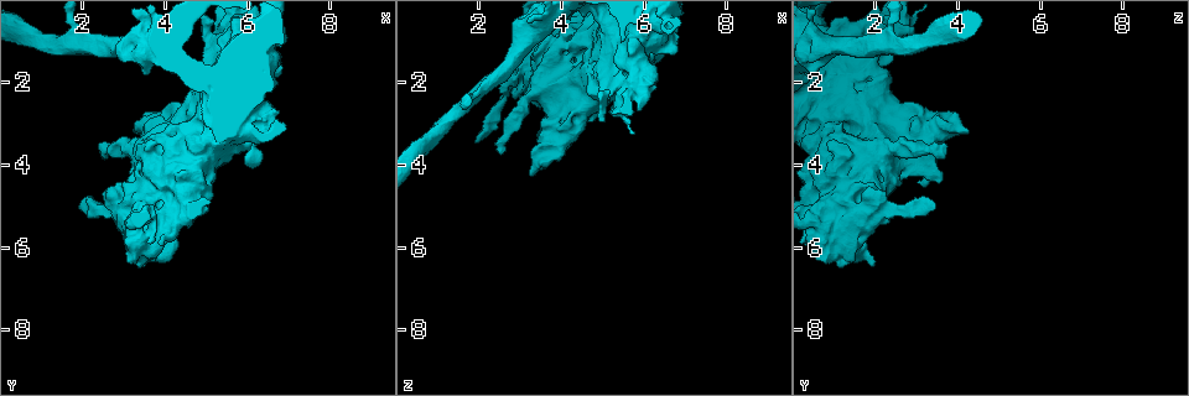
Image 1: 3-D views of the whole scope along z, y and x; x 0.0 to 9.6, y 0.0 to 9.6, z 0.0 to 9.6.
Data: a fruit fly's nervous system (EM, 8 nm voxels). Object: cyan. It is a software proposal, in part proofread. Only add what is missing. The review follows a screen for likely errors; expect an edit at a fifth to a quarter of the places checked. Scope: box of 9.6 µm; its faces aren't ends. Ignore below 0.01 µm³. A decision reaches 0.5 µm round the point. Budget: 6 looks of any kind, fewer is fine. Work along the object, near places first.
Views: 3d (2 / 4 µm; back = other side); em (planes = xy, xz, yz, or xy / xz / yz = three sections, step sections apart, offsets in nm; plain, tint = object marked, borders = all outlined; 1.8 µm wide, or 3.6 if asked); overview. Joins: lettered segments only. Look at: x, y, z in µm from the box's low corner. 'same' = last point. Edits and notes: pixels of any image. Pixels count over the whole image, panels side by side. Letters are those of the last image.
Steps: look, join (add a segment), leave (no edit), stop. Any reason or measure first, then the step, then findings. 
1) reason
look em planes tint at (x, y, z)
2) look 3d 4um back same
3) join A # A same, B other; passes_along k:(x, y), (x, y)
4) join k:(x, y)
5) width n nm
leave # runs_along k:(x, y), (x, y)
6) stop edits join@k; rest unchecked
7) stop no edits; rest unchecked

sudden change in width
look em 3.6um planes borders at (5.55, 1.65, 1.10)

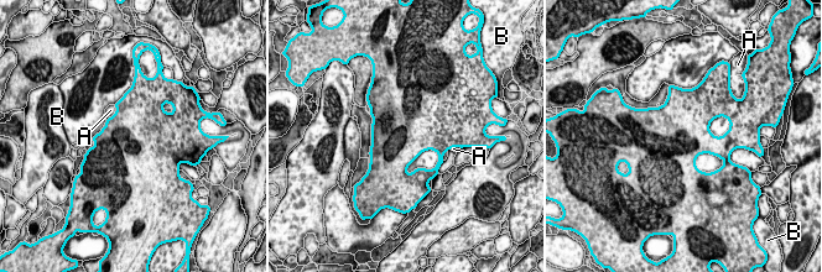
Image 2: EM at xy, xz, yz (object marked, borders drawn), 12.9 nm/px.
width 850 nm
leave # A other, B other; border 2:(721, 157), (701, 153), (695, 166); none of them fits

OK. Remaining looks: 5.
calibre changes
look 3d 4um at (3.45, 3.10, 3.95)

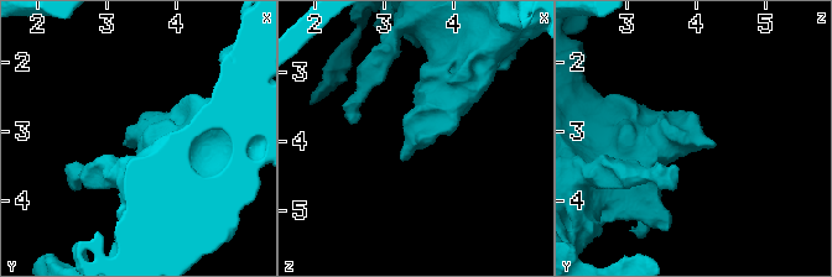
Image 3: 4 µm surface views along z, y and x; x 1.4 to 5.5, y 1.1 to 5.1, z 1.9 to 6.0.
look em 3.6um planes plain at (3.50, 3.10, 3.95)

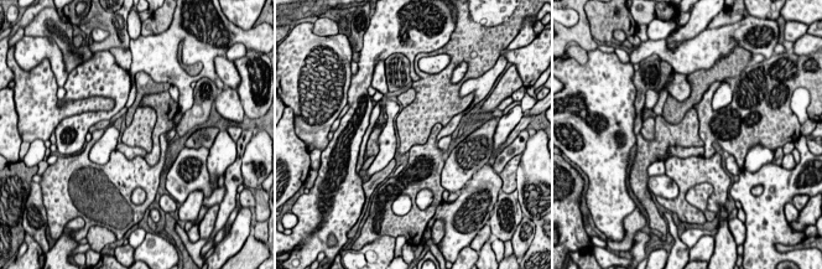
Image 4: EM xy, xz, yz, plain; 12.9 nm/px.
look em 3.6um planes borders same

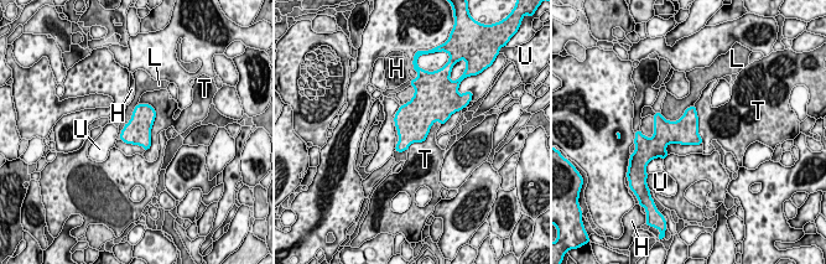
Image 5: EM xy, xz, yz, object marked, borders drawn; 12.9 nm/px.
leave # H other, L other, T other, U other; border 5:(139, 103), (155, 112), (146, 150); no lettered segment goes on from it

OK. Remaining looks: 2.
branch stops here
look em planes borders at (1.95, 4.95, 3.55)

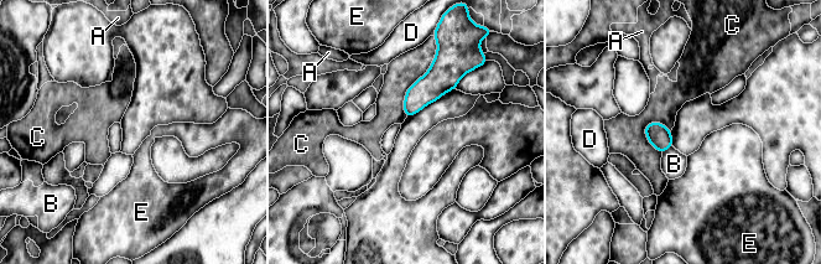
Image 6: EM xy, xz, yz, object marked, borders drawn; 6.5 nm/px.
leave # A other, B other, C other, D other, E other; border 6:(437, 50), (406, 92), (405, 117); none of them fits

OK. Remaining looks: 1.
stop no edits; rest unchecked

